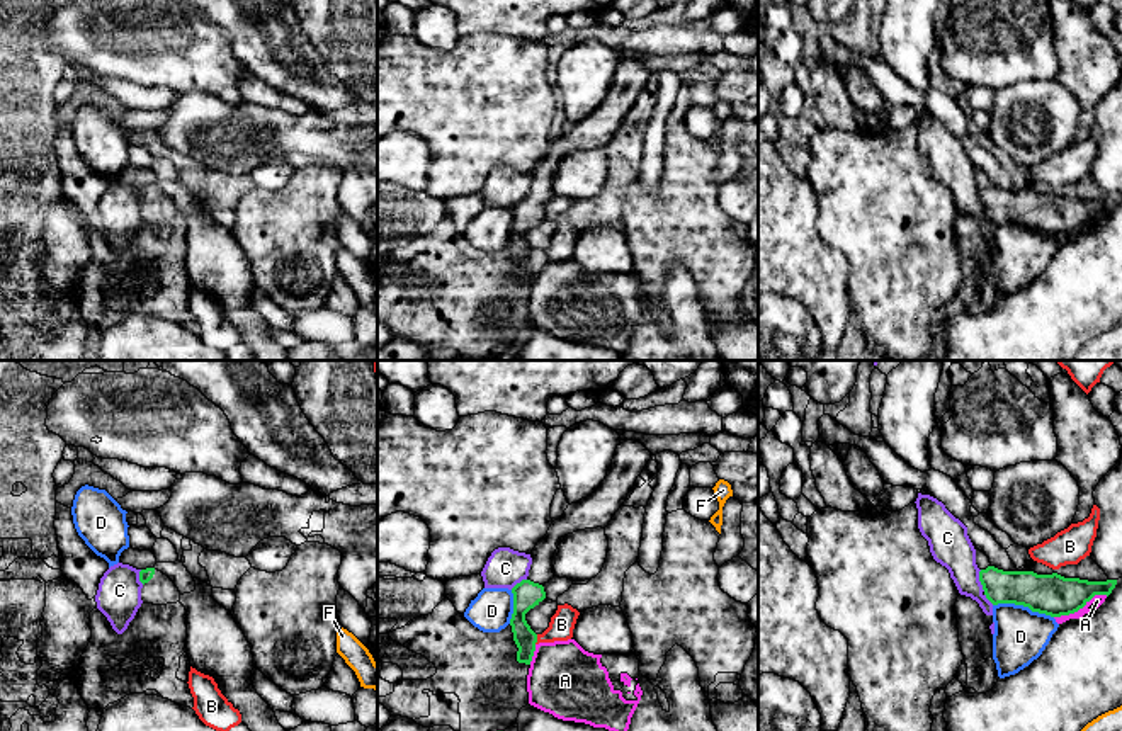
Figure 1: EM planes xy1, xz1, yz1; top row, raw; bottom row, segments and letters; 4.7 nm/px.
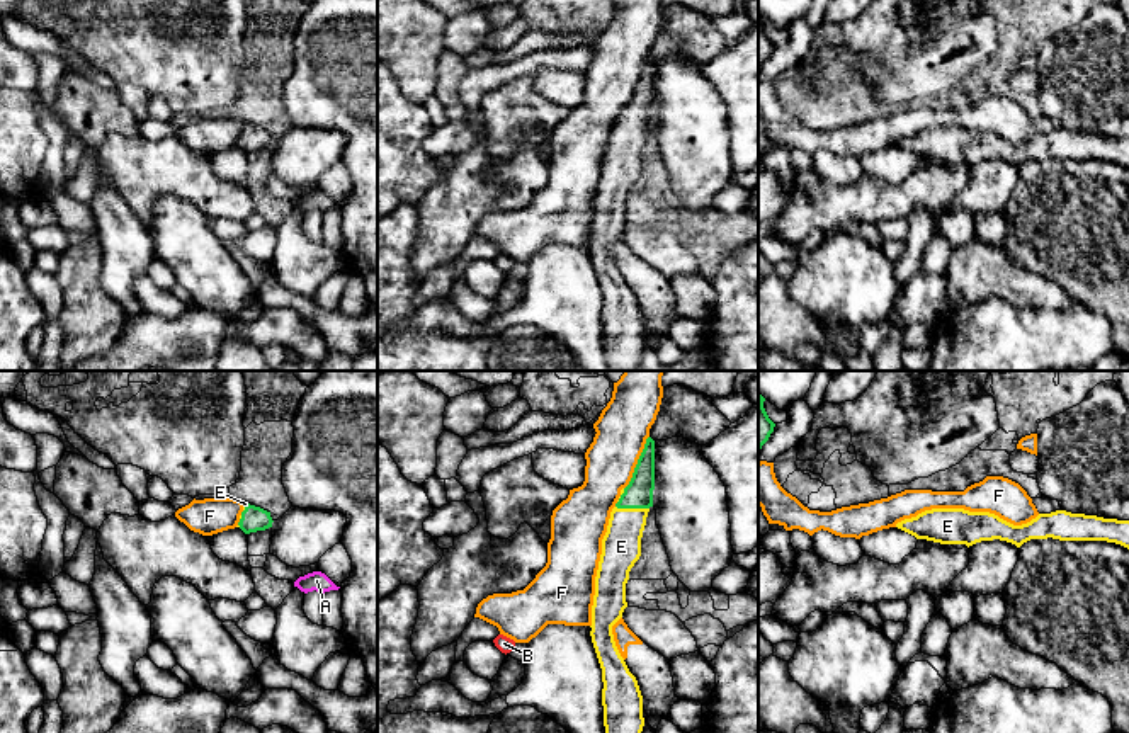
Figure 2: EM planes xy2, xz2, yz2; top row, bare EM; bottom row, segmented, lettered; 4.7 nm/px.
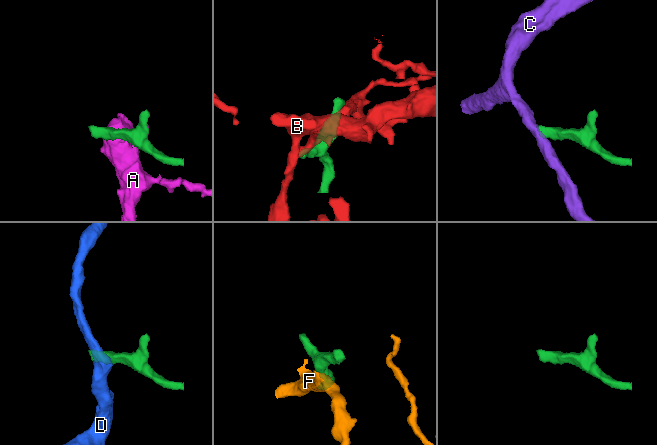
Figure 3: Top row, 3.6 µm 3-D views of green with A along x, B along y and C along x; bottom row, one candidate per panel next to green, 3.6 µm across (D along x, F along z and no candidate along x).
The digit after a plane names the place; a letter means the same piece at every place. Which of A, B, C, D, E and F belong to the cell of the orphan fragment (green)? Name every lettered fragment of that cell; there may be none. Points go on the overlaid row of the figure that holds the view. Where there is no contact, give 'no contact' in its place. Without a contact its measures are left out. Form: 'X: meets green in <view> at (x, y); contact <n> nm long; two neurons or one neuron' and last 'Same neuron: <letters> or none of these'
A: meets green in yz1 at (1080, 607); contact 280 nm long; two neurons
B: meets green in xz1 at (536, 640); contact 50 nm long; two neurons
C: meets green in yz1 at (980, 580); contact 110 nm long; two neurons
D: meets green in yz1 at (1024, 606); contact 300 nm long; two neurons
E: meets green in xz2 at (633, 507); contact 160 nm long; one neuron
F: meets green in xz2 at (638, 463); contact 280 nm long; two neurons
Same neuron: E

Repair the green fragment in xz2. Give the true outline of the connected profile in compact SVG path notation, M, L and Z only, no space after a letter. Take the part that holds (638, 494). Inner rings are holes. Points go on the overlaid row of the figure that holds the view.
M646 439L633 478L610 512L595 577L592 643L602 668L605 733L641 733L643 696L636 677L621 656L612 626L622 617L629 571L641 556L641 537L653 507L655 440Z

